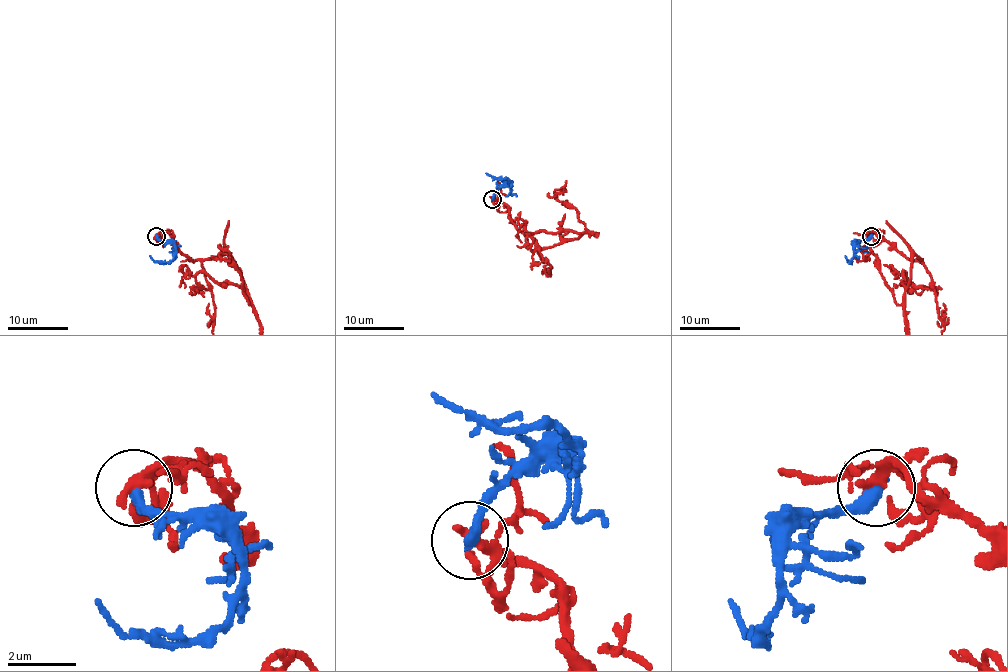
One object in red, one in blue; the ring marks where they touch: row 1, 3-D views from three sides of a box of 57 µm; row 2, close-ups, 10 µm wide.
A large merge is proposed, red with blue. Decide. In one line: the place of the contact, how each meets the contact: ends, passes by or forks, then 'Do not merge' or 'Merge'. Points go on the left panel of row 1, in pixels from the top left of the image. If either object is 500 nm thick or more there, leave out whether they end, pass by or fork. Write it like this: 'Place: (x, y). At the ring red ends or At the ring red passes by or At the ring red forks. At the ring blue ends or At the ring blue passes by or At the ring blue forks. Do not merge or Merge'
Place: (156, 236). At the ring red passes by. At the ring blue ends. Do not merge

